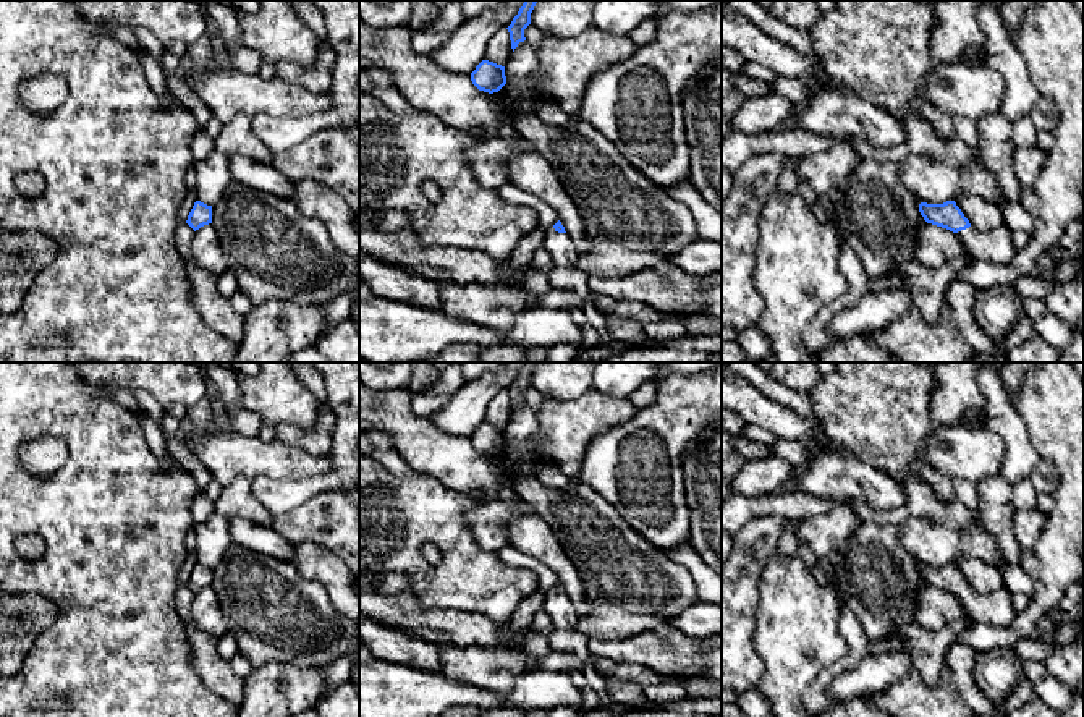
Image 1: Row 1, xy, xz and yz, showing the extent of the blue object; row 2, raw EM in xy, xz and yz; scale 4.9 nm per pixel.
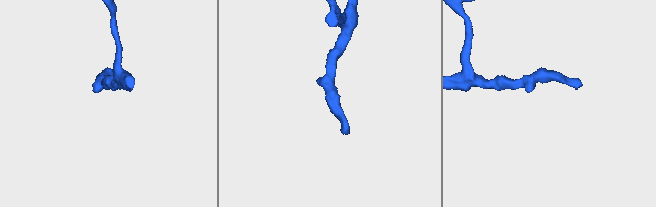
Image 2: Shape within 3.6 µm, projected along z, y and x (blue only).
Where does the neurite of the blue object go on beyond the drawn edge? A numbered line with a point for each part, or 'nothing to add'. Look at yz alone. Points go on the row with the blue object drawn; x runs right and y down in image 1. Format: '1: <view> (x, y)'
1: yz (997, 245)

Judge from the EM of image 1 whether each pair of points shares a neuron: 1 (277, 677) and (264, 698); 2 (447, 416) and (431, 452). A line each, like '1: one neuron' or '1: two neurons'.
1: one neuron
2: two neurons

